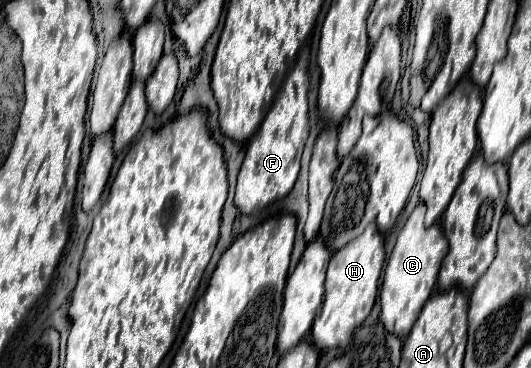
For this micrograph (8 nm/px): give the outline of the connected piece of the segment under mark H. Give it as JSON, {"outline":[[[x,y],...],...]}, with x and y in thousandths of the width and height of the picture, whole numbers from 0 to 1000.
{"outline":[[[695,609],[680,641],[638,674],[620,712],[616,755],[612,755],[612,804],[605,826],[605,848],[597,853],[586,886],[586,918],[597,946],[616,951],[642,940],[650,946],[665,913],[665,897],[684,880],[695,859],[706,810],[710,810],[710,772],[725,717],[725,674],[721,641],[714,636],[706,609]]]}

